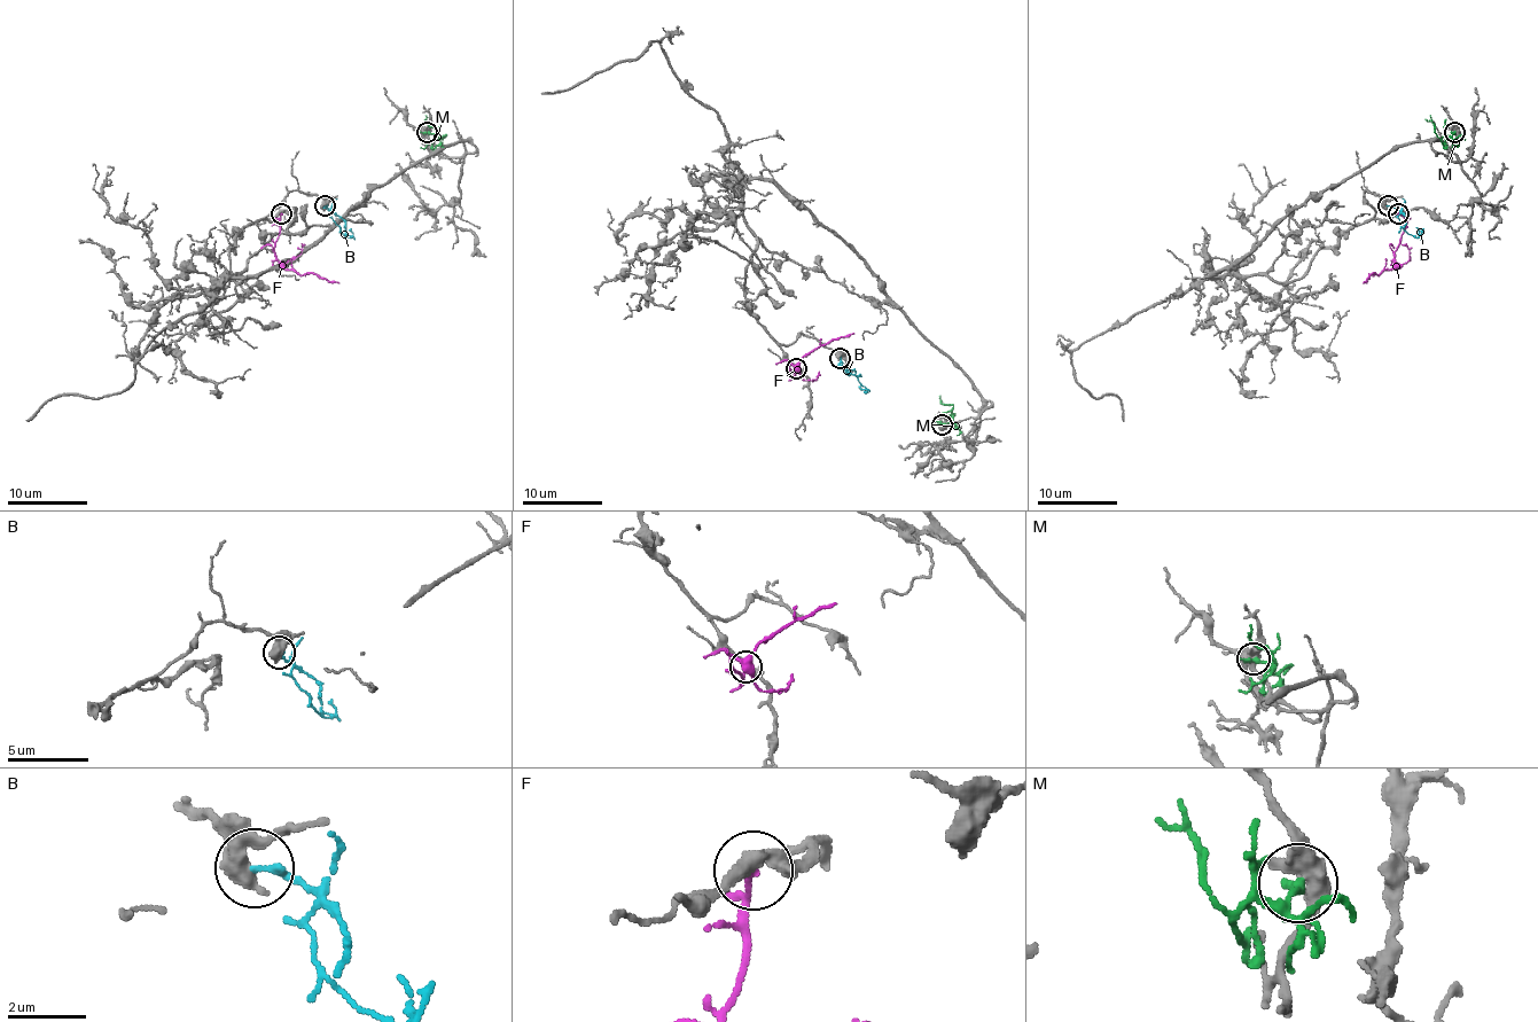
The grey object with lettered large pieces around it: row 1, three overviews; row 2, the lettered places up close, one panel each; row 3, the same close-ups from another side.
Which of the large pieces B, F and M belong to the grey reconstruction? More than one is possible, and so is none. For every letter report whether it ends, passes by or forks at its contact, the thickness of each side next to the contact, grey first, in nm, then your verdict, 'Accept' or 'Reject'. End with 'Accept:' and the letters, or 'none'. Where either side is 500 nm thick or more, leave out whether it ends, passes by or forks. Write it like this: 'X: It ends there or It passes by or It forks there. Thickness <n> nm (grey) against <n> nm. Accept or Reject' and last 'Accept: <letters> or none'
B: Thickness 500 nm (grey) against 180 nm. Reject
F: It ends there. Thickness 320 nm (grey) against 150 nm. Reject
M: Thickness 550 nm (grey) against 280 nm. Reject
Accept: none

